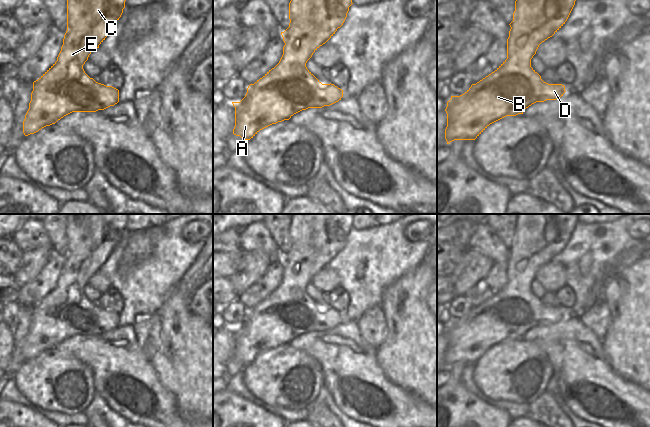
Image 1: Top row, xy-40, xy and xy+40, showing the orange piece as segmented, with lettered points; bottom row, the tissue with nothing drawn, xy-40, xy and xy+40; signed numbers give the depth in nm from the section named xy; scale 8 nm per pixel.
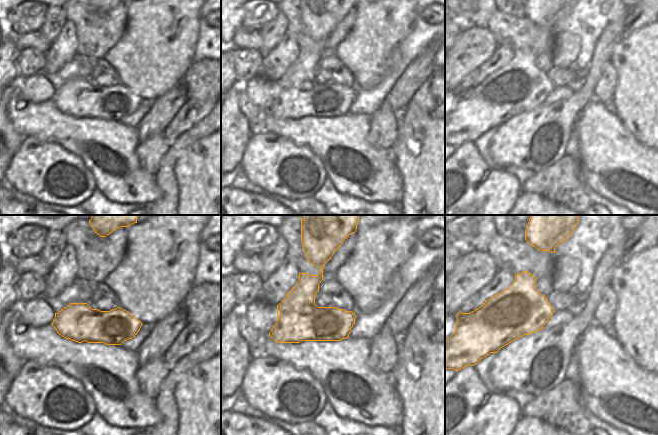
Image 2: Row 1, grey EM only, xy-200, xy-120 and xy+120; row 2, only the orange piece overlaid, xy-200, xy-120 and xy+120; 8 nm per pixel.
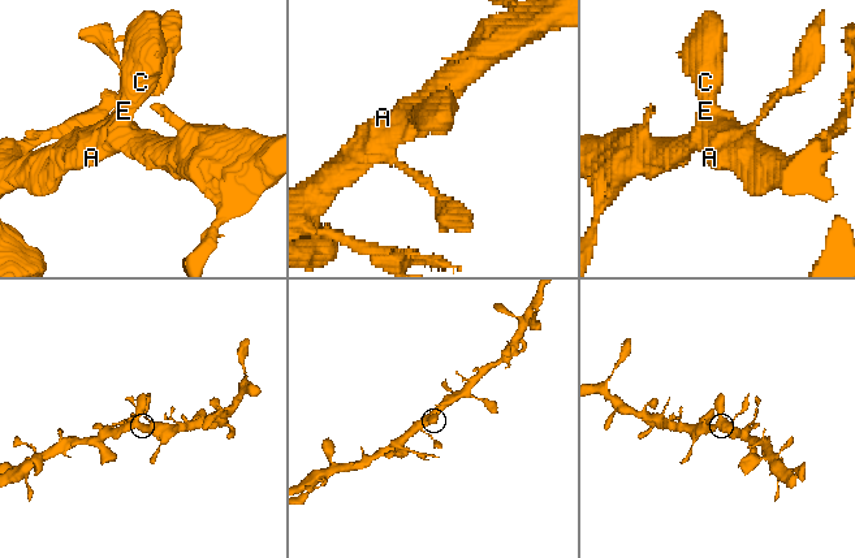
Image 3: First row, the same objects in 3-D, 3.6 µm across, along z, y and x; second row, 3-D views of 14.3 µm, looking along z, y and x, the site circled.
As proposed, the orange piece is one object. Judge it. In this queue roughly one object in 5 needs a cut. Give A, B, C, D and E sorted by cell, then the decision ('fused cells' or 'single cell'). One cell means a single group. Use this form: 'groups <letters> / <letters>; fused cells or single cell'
groups A B C D E; single cell

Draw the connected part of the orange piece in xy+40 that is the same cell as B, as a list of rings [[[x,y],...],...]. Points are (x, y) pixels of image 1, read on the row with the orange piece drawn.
[[[516,0],[513,21],[507,39],[507,59],[491,74],[472,84],[460,96],[451,96],[445,109],[447,113],[447,127],[445,139],[447,144],[454,140],[475,140],[490,124],[506,117],[523,114],[523,111],[536,102],[556,100],[563,96],[565,86],[562,84],[548,84],[531,67],[531,59],[536,54],[539,45],[552,37],[567,21],[576,0]]]

